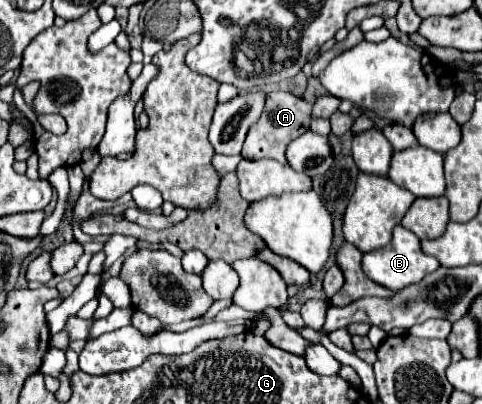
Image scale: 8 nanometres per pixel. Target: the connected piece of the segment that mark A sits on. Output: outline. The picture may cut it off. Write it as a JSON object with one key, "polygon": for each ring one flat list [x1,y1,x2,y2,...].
{"polygon":[[285,90,269,92,267,100,265,100,263,114,259,116,259,120,247,132,247,138,245,138,245,144,243,144,243,152,241,152,243,158,249,158,249,160,273,158,277,162,287,162,285,160,287,142,291,142,293,138,297,138,299,134,309,130,311,110,313,110,313,104,305,102,303,98,299,98,299,96,291,94,291,92,285,92]]}

